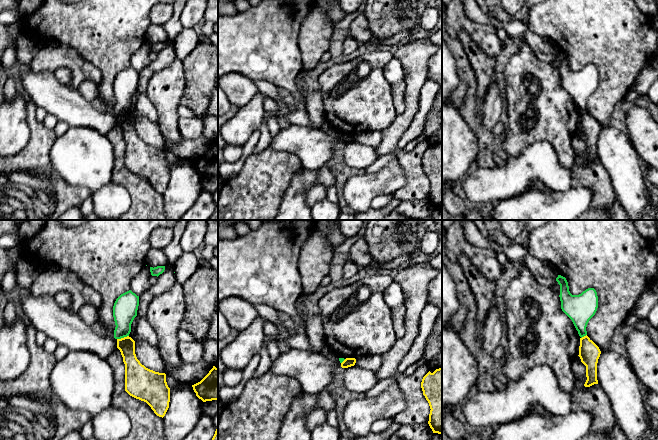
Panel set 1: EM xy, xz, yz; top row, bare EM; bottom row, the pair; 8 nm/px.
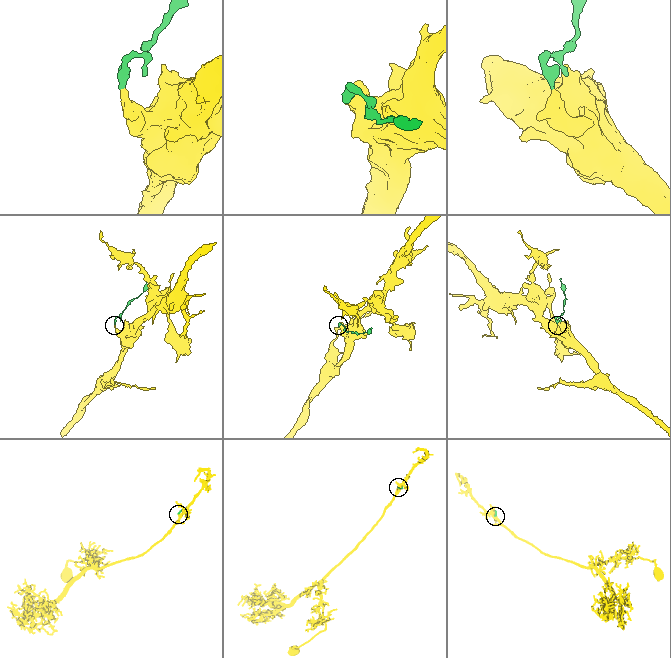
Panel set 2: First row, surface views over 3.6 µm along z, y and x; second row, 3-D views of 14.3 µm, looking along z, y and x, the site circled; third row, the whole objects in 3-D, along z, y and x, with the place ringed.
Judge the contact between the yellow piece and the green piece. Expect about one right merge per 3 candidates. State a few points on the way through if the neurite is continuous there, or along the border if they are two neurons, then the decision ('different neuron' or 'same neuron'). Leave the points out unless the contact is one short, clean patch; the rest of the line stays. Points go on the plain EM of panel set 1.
border along xy (128, 111), (117, 115); different neuron

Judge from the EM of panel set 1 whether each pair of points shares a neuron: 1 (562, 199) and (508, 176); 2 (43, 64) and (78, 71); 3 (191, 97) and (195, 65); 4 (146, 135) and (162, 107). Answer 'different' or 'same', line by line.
1: different
2: same
3: same
4: different

